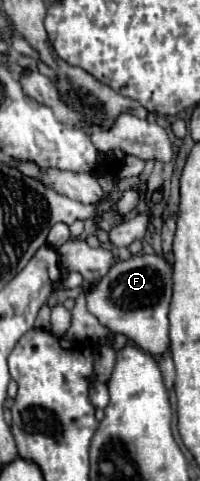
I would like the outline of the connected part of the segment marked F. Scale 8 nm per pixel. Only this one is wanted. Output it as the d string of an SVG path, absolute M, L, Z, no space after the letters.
M132 255L126 261L118 261L110 271L92 285L86 293L88 311L110 331L126 335L132 343L152 355L160 355L168 349L168 305L172 295L172 267L158 255Z

